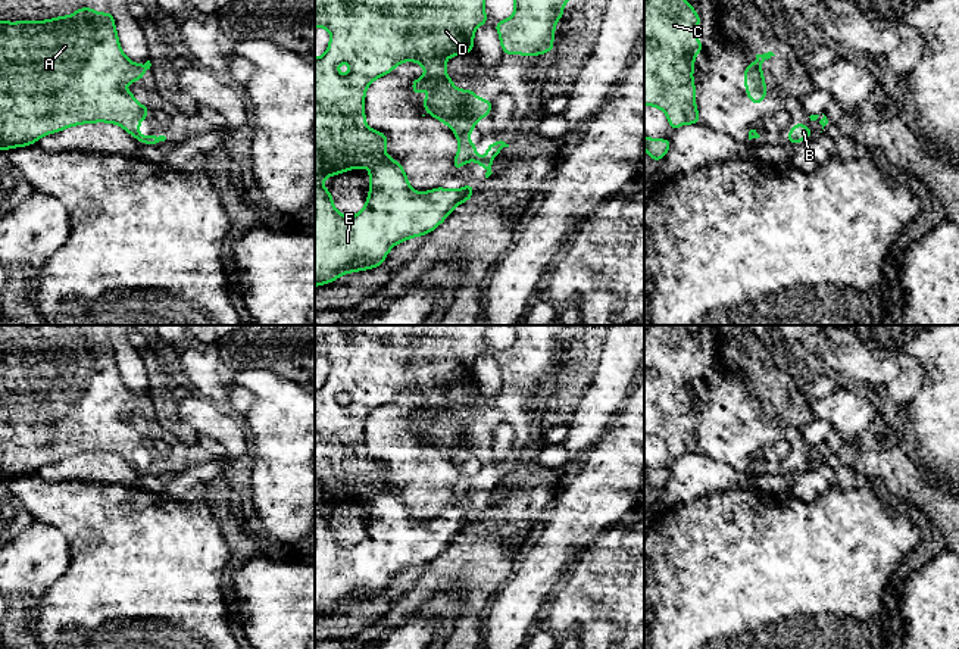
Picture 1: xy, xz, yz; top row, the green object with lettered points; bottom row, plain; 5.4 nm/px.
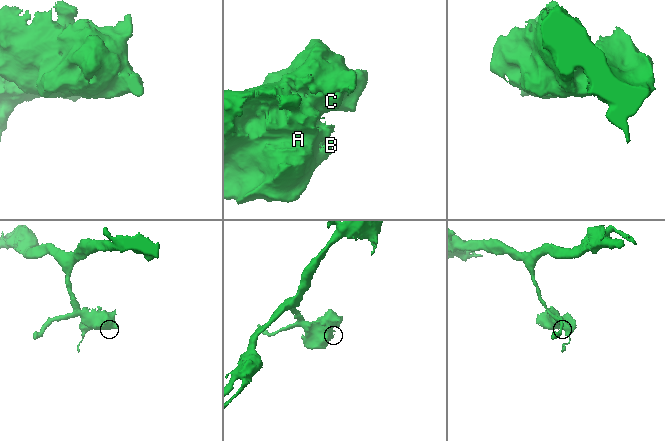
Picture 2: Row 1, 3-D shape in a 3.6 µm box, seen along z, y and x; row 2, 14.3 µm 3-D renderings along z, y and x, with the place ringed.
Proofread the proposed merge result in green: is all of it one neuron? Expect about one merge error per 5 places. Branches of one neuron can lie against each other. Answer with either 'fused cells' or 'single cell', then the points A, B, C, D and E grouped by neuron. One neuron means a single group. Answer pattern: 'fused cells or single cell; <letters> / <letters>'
single cell; A B C D E

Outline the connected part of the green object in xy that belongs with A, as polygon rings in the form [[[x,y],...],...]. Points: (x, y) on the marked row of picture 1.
[[[79,7],[74,15],[50,21],[0,21],[0,94],[9,103],[0,107],[0,149],[29,146],[46,134],[91,122],[116,124],[138,143],[159,146],[165,135],[138,134],[138,125],[150,109],[121,88],[143,79],[150,66],[150,60],[137,65],[125,57],[113,12]]]

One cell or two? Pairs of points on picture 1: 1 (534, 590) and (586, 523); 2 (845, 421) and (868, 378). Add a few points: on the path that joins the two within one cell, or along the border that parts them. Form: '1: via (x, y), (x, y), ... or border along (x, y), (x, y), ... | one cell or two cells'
1: via (536, 574), (569, 539) | one cell
2: border along (840, 383), (871, 389) | two cells

